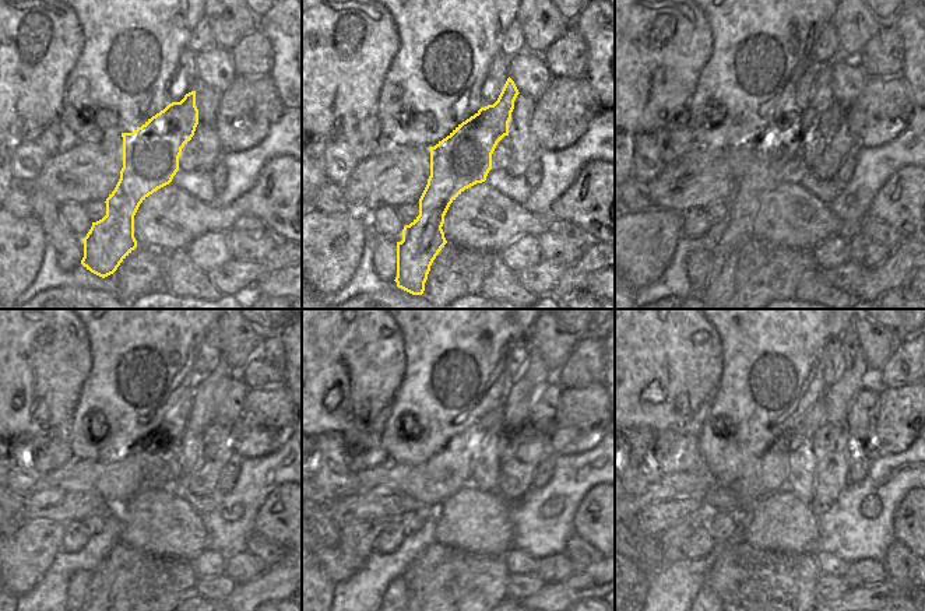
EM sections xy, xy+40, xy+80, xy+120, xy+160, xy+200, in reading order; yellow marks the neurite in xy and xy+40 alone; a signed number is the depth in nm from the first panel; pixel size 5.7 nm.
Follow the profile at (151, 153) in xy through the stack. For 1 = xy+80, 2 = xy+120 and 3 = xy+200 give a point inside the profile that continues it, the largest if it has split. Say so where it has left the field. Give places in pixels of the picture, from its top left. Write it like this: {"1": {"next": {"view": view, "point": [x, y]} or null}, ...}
{"1": {"next": {"view": "xy+80", "point": [778, 157]}}, "2": {"next": {"view": "xy+120", "point": [203, 397]}}, "3": {"next": {"view": "xy+200", "point": [855, 375]}}}

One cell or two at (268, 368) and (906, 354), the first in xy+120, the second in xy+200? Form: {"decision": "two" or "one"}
{"decision": "one"}

